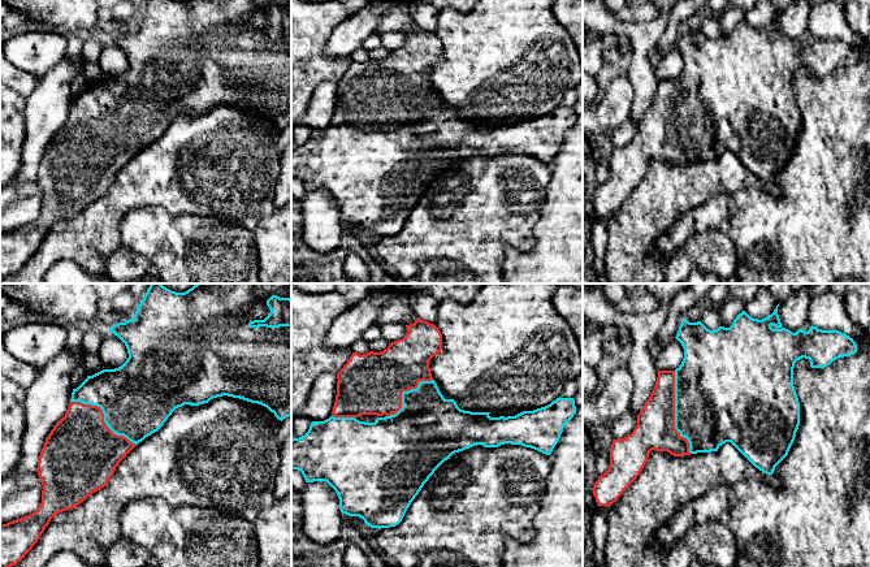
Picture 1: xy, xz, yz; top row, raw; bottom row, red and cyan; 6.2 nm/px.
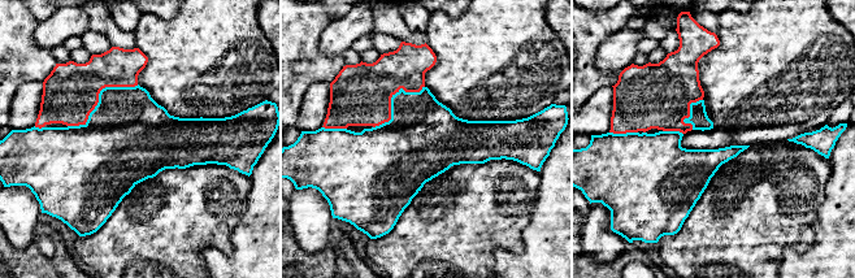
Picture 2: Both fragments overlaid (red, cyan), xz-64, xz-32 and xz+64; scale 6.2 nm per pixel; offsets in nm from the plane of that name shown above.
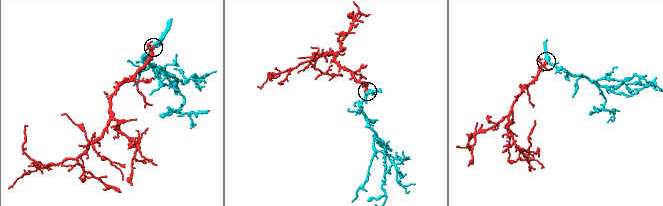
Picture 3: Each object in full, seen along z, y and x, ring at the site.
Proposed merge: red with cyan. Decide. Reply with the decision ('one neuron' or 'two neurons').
one neuron

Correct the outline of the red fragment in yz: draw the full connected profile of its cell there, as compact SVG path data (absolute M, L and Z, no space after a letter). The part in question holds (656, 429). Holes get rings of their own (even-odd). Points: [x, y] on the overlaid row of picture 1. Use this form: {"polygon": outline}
{"polygon": "M779 304L771 315L762 320L753 319L745 311L743 311L736 316L730 328L719 326L715 330L707 329L701 321L689 323L685 319L681 321L675 338L684 349L684 359L675 371L658 371L654 390L649 399L645 402L644 408L637 415L636 428L627 437L613 441L610 447L610 467L603 475L598 477L593 486L593 495L598 506L610 506L623 494L623 492L637 479L642 471L652 450L667 451L674 456L684 456L697 453L718 451L723 443L731 442L756 468L766 475L774 473L775 467L788 455L800 425L800 403L793 386L795 363L805 358L810 360L811 368L824 368L839 358L850 356L857 352L857 345L853 338L839 330L822 330L811 325L808 332L798 329L796 333L793 333L783 328L778 315L778 307Z"}

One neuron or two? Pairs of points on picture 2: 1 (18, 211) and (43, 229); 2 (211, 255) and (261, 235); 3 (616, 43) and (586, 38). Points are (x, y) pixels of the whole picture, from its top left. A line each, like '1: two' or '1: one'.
1: two
2: one
3: two

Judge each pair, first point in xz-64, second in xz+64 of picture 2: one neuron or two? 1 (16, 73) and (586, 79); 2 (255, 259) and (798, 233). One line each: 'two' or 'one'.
1: one
2: two

